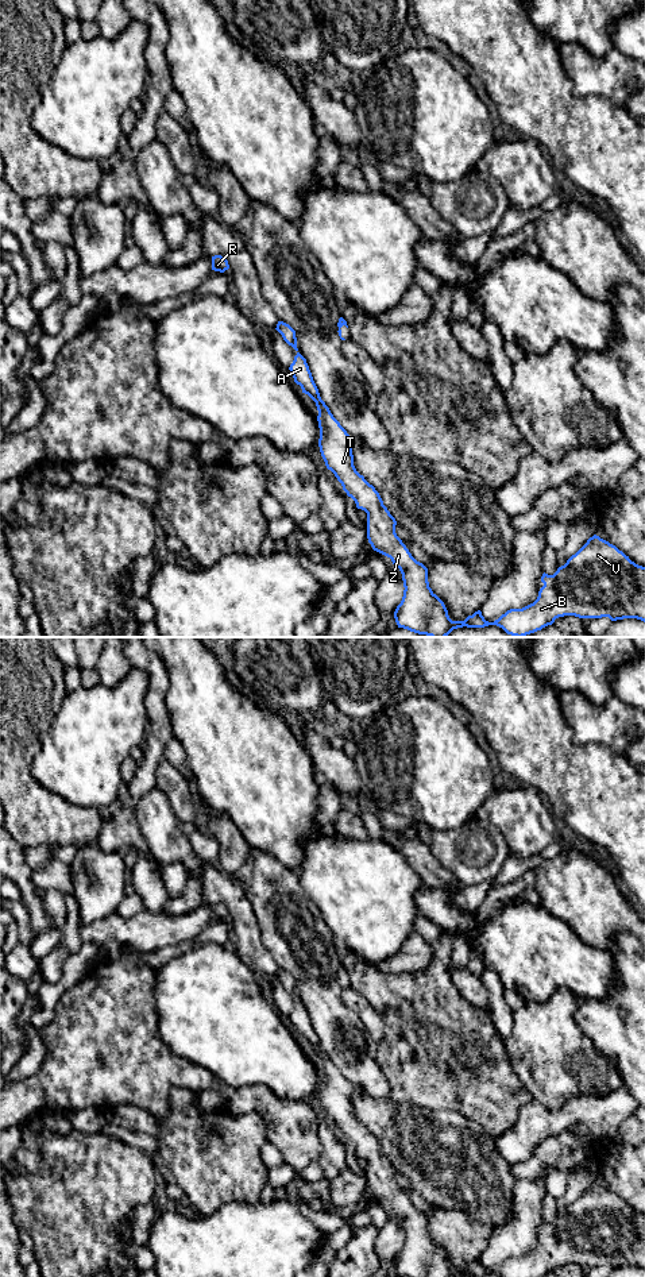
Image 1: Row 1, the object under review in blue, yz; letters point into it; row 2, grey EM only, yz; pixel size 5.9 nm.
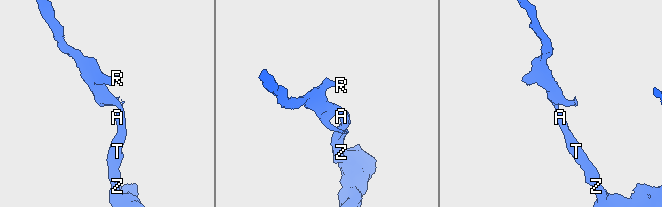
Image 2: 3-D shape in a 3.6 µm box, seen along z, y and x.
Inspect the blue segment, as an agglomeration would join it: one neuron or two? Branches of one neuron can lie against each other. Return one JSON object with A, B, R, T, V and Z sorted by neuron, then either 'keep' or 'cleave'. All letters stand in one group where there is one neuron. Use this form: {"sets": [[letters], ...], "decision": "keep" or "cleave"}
{"sets": [["A", "B", "R", "T", "V", "Z"]], "decision": "keep"}

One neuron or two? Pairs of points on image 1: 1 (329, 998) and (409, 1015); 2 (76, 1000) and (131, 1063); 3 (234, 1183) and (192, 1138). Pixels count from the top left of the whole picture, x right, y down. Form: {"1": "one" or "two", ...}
{"1": "two", "2": "one", "3": "one"}

